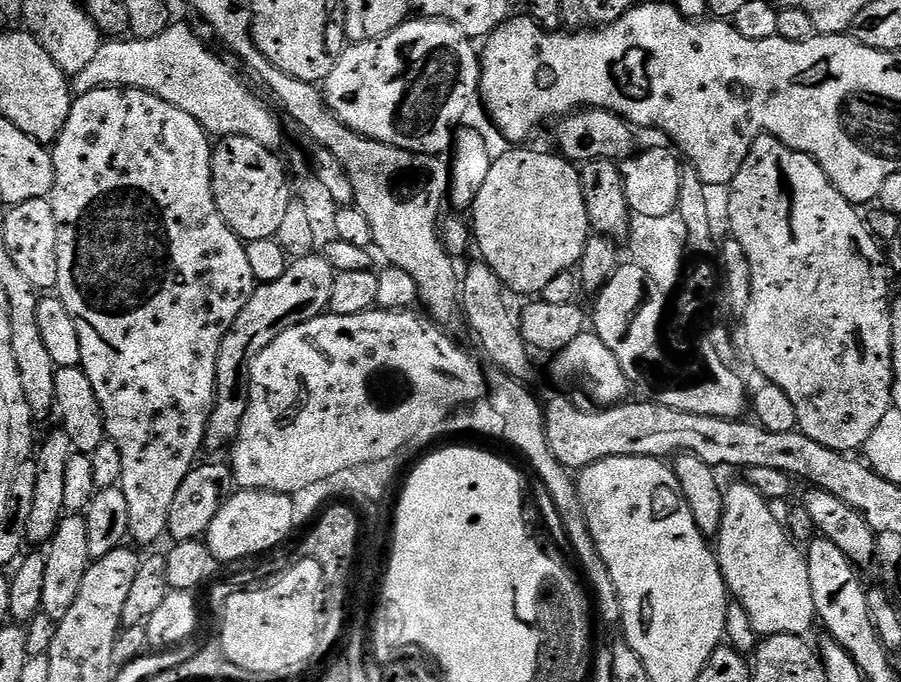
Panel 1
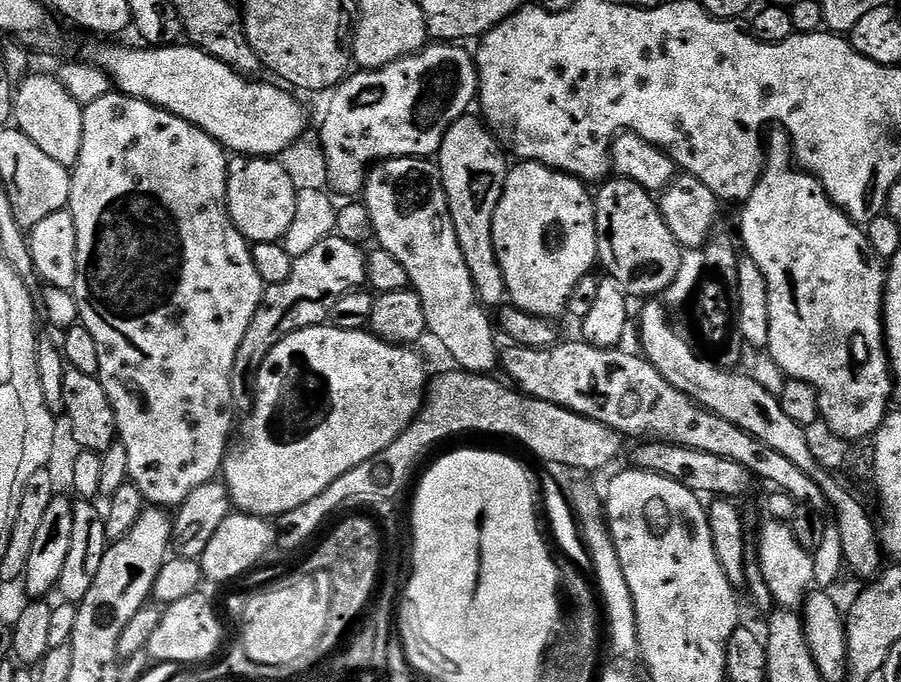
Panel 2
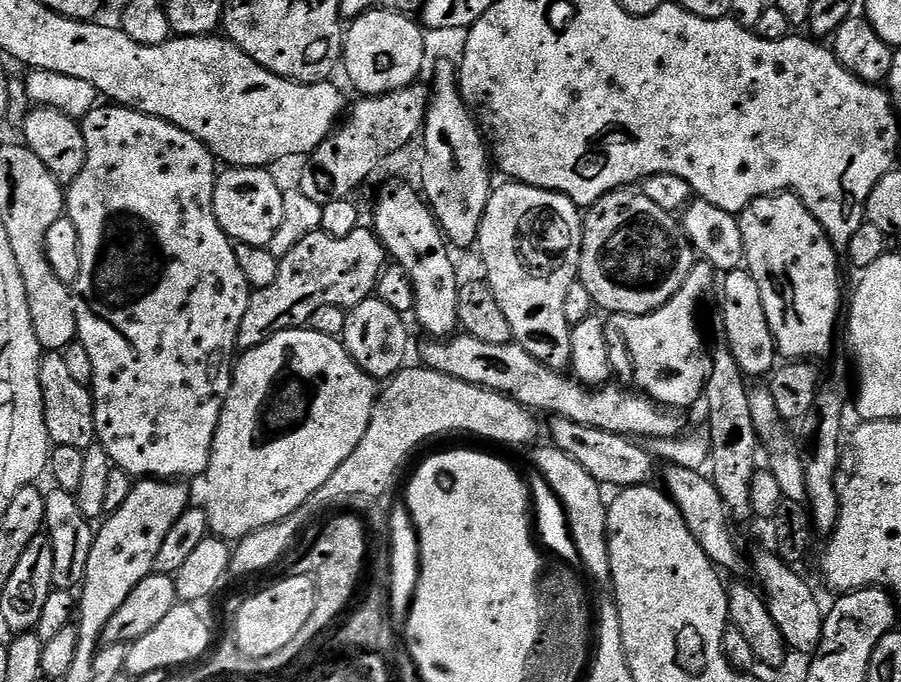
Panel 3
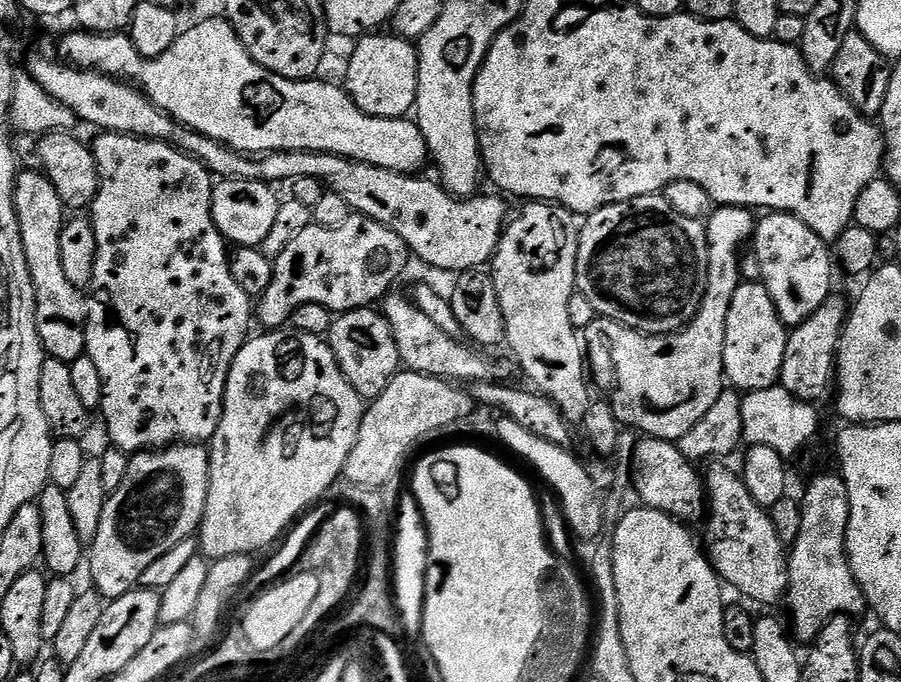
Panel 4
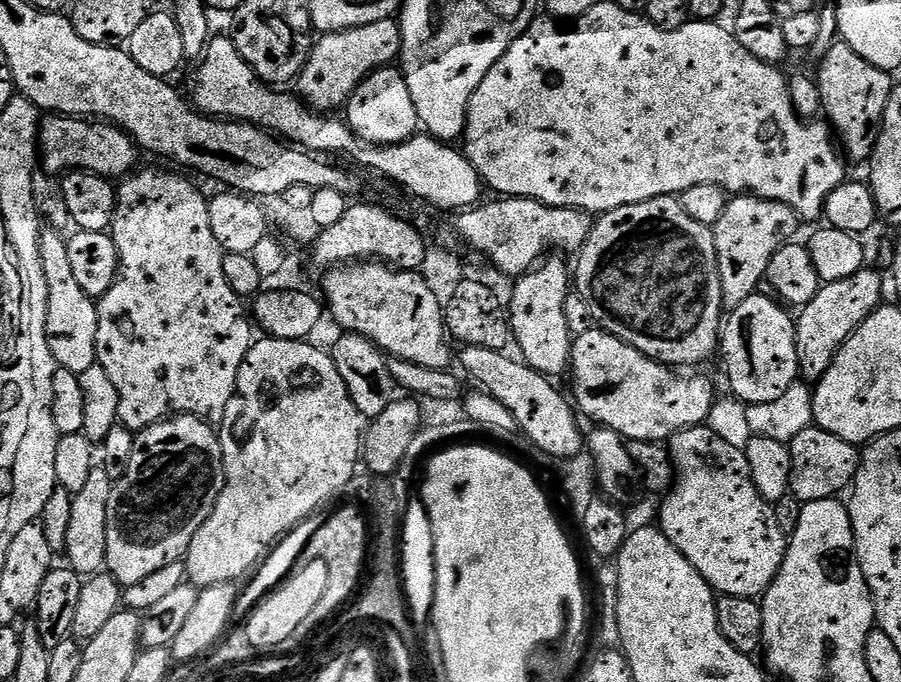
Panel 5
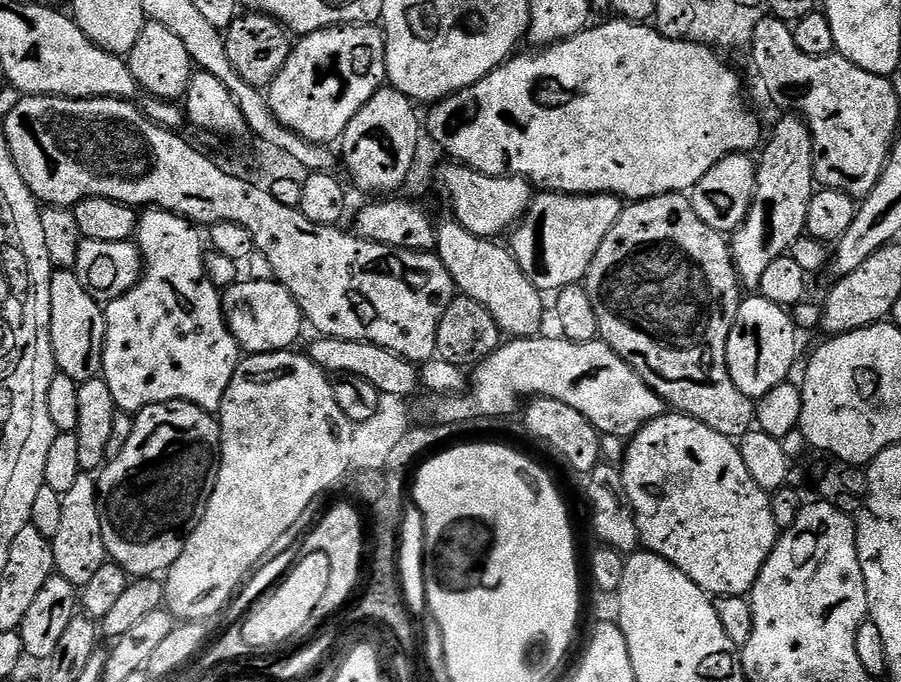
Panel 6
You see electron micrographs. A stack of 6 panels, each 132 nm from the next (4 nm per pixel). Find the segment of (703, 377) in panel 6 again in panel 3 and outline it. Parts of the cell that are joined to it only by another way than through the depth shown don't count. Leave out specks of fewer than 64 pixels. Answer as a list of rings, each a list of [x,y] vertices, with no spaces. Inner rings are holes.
[[[617,190],[606,194],[583,213],[584,237],[580,255],[580,275],[578,280],[589,291],[593,305],[605,308],[605,313],[650,314],[658,310],[686,282],[690,270],[698,263],[695,248],[684,233],[681,221],[673,213],[654,206],[640,190]]]

